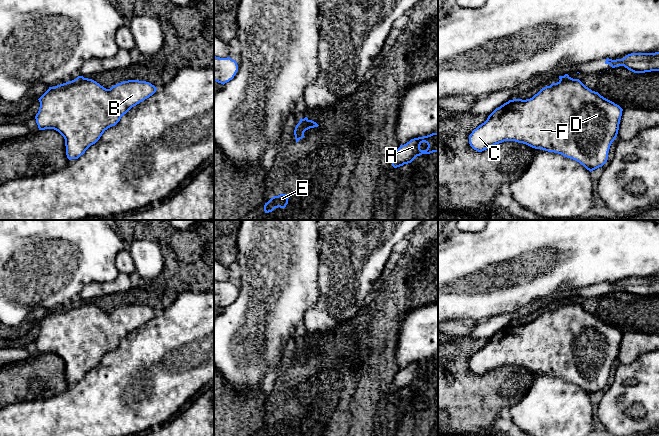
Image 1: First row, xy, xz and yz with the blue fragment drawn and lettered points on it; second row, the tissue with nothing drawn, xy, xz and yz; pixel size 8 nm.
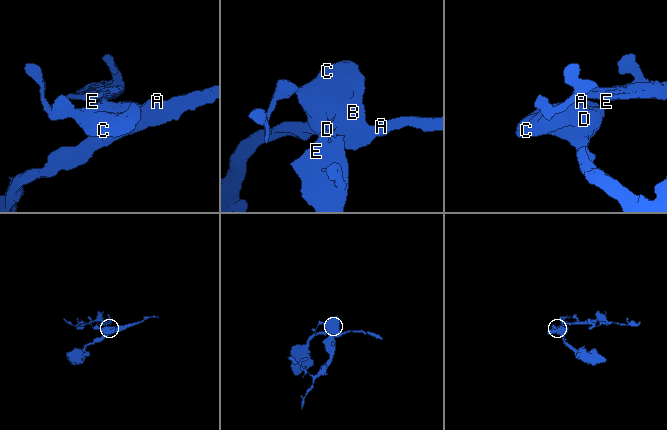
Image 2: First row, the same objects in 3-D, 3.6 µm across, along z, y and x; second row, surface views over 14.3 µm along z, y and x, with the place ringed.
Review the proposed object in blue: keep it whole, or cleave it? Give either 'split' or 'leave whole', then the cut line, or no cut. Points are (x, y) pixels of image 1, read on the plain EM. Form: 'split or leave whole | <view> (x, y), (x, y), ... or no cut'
split | yz (568, 300), (560, 303)

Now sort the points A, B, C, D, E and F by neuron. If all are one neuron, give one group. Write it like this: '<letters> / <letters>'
A B C D F / E

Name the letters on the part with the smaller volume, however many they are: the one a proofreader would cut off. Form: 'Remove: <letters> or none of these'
Remove: E

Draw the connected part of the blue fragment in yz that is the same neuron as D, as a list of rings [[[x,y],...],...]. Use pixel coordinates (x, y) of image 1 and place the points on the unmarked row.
[[[565,301],[542,312],[530,323],[509,324],[496,332],[484,347],[472,355],[469,368],[474,374],[482,376],[504,365],[515,365],[535,373],[561,378],[579,386],[591,396],[607,386],[610,370],[618,358],[622,335],[619,329],[592,315],[579,303]]]

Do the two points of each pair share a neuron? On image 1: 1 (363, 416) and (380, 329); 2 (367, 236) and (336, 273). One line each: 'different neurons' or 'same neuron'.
1: same neuron
2: same neuron

